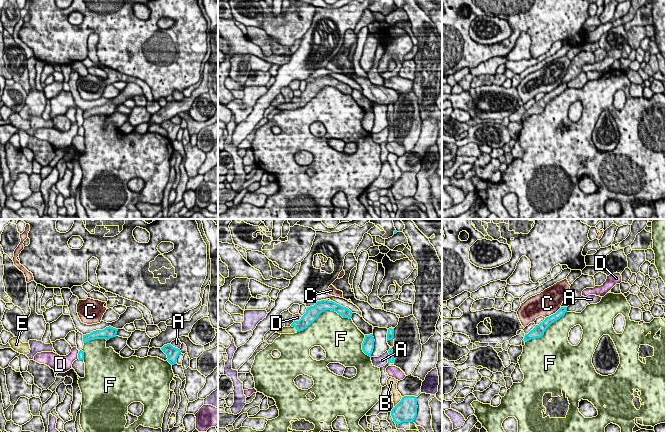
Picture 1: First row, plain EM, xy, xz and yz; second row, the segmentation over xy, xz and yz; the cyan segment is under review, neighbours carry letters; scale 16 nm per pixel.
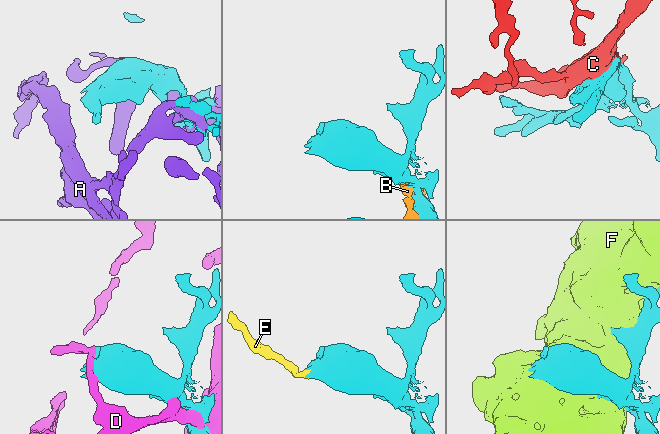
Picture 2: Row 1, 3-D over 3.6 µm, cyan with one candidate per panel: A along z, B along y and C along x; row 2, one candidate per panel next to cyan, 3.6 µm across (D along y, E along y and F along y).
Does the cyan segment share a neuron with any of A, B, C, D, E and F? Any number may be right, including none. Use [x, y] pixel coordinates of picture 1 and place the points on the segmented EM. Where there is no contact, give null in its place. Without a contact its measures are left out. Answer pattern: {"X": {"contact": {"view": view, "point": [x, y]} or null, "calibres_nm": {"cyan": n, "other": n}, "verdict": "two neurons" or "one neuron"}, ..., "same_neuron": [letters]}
{"A": {"contact": {"view": "xz", "point": [389, 357]}, "calibres_nm": {"cyan": 100, "other": 180}, "verdict": "two neurons"}, "B": {"contact": {"view": "xz", "point": [399, 402]}, "calibres_nm": {"cyan": 360, "other": 140}, "verdict": "two neurons"}, "C": {"contact": {"view": "yz", "point": [553, 314]}, "calibres_nm": {"cyan": 140, "other": 400}, "verdict": "two neurons"}, "D": {"contact": {"view": "xz", "point": [299, 320]}, "calibres_nm": {"cyan": 220, "other": 120}, "verdict": "two neurons"}, "E": {"contact": {"view": "xz", "point": [295, 328]}, "calibres_nm": {"cyan": 190, "other": 130}, "verdict": "one neuron"}, "F": {"contact": {"view": "xz", "point": [323, 311]}, "calibres_nm": {"cyan": 220, "other": 460}, "verdict": "two neurons"}, "same_neuron": ["E"]}

